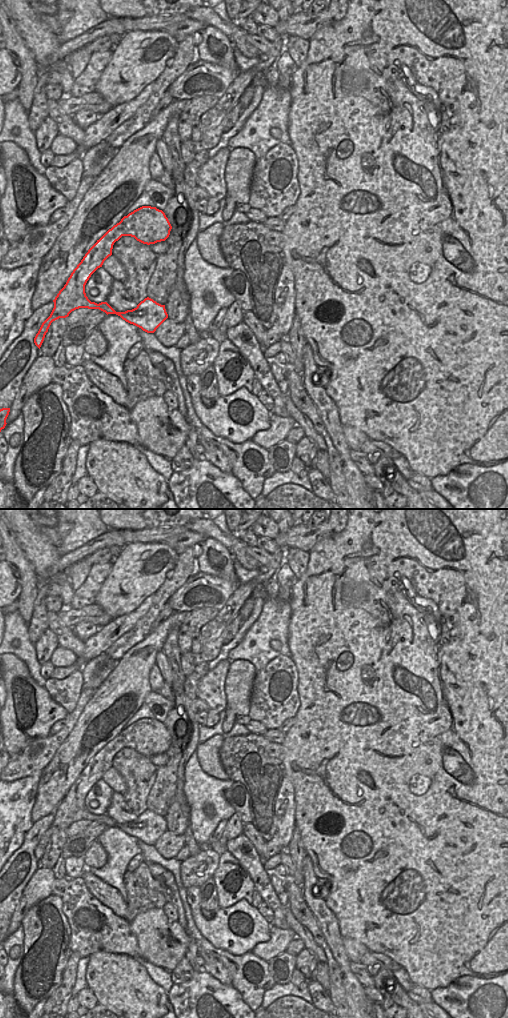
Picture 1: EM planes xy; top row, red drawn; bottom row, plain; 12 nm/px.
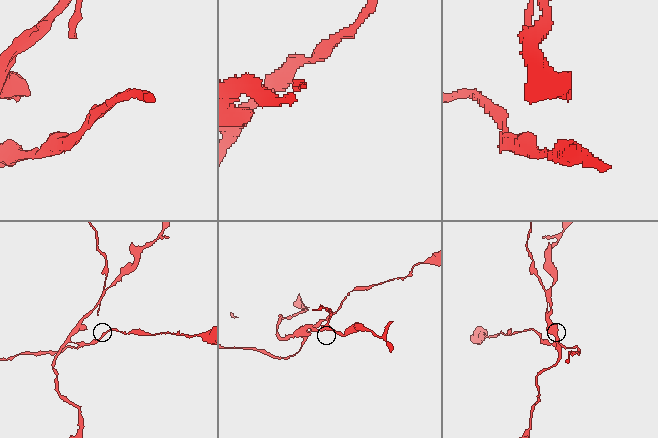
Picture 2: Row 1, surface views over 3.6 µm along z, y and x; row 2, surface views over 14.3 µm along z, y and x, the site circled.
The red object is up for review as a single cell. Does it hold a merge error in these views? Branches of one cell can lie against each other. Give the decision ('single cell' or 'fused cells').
fused cells

